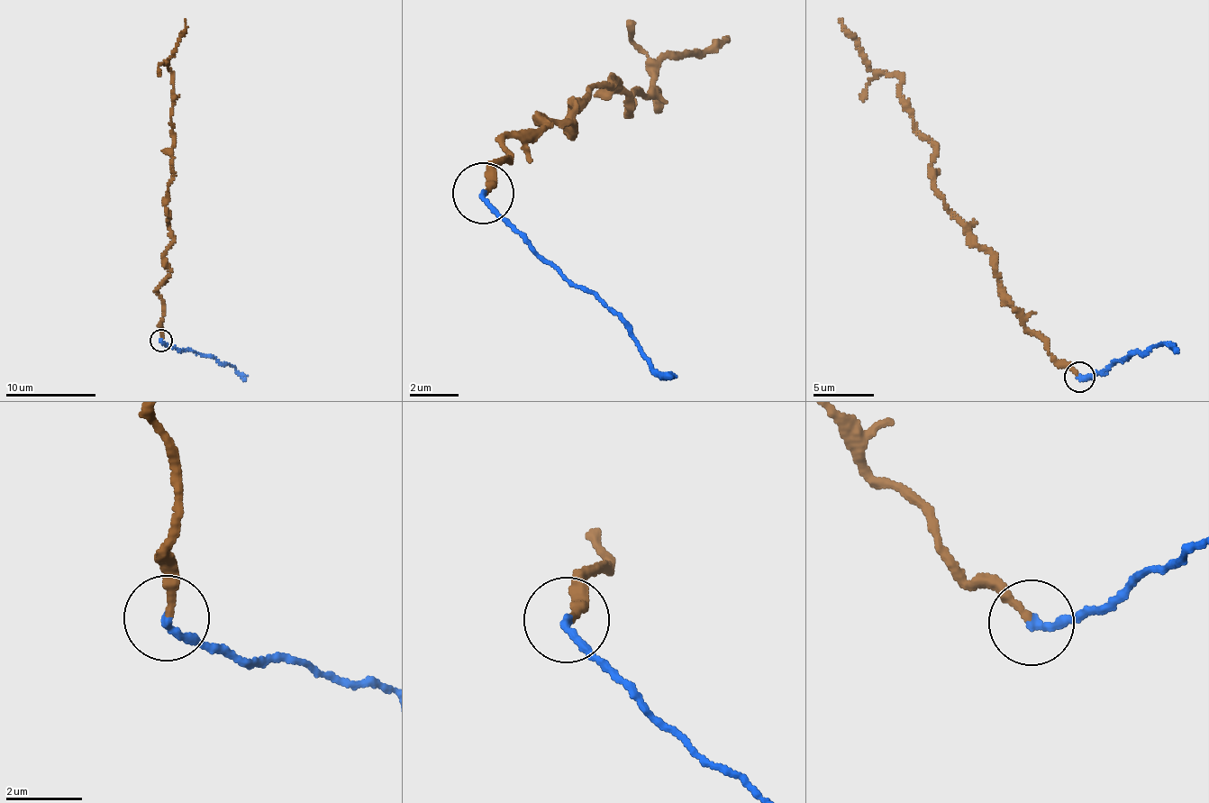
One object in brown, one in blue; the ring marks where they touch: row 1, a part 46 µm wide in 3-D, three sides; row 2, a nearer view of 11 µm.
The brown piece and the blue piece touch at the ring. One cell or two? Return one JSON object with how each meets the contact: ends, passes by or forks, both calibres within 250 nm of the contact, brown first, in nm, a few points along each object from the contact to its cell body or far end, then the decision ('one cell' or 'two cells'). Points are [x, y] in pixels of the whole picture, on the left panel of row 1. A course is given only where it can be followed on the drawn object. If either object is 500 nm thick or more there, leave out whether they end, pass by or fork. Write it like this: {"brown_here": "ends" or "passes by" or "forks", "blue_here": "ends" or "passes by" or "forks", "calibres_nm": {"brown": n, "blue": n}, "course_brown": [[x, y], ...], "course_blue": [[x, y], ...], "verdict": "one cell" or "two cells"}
{"brown_here": "ends", "blue_here": "ends", "calibres_nm": {"brown": 200, "blue": 200}, "course_brown": [[161, 341], [158, 288], [172, 240], [166, 202], [173, 165], [174, 76], [167, 63], [185, 19]], "course_blue": [[161, 341], [170, 347], [213, 356], [232, 367], [245, 380]], "verdict": "one cell"}

